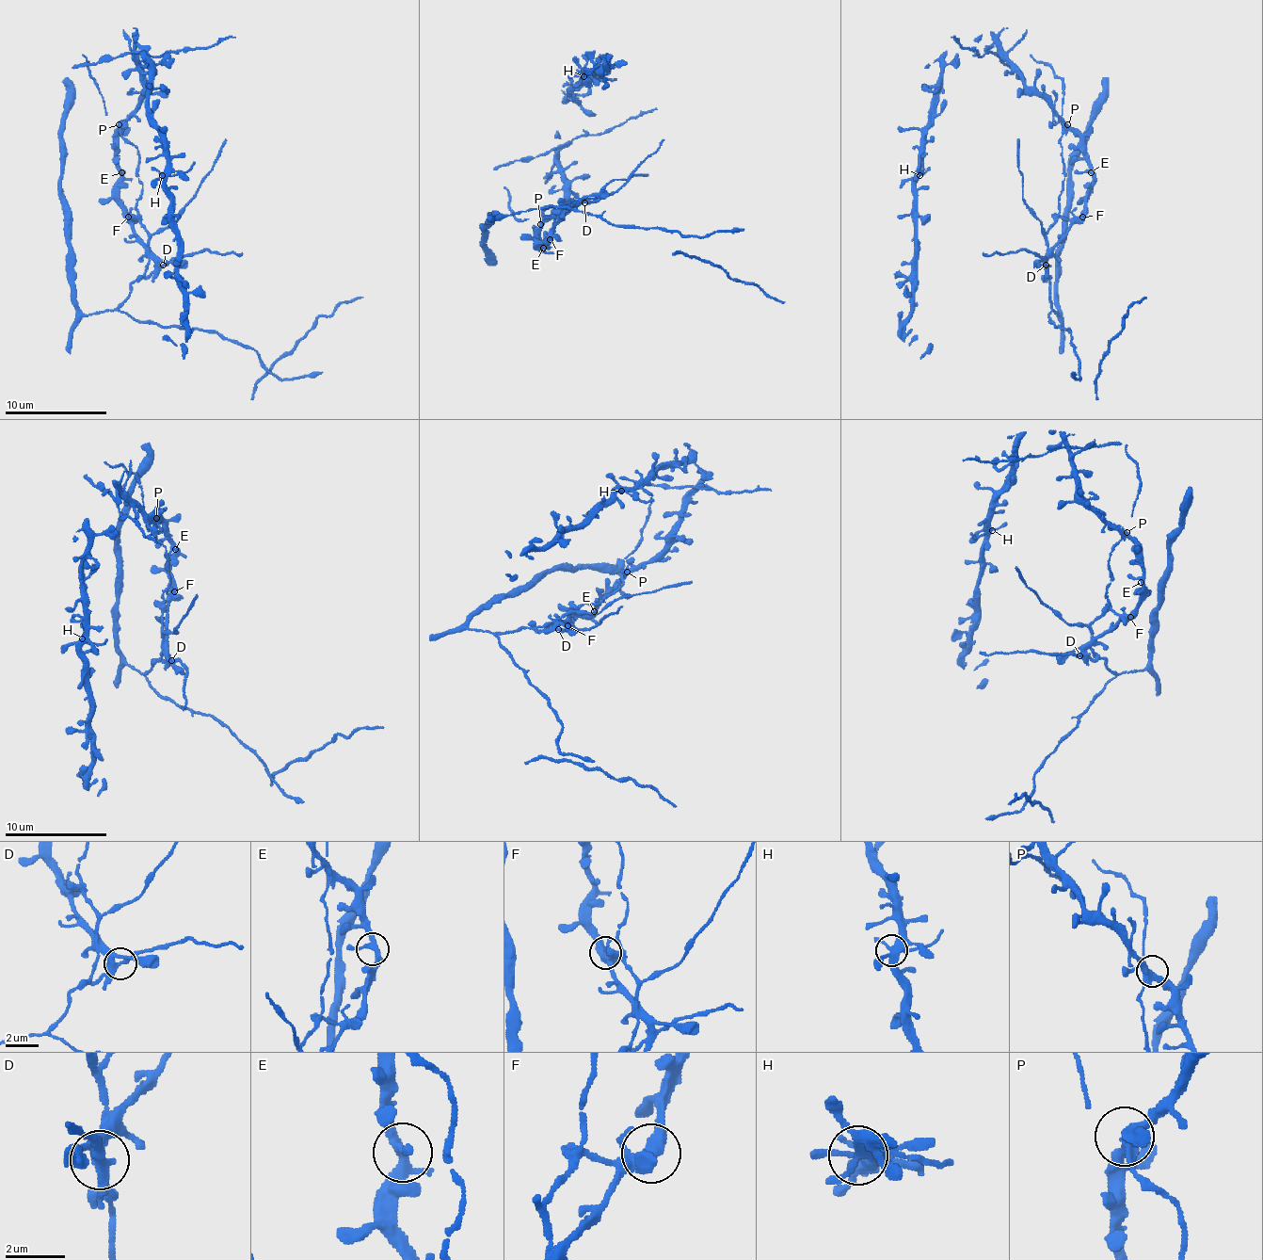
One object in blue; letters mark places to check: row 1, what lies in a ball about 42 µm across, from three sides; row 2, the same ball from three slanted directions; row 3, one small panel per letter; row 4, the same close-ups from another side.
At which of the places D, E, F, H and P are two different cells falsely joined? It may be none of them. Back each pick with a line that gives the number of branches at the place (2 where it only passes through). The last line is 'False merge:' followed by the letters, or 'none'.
D: 4 branches meet
False merge: D

